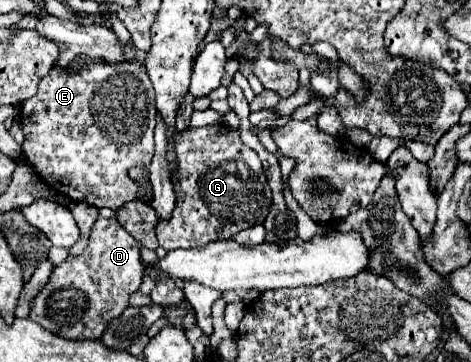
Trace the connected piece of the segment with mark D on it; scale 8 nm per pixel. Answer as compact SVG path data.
M99 218L81 256L67 258L53 268L51 280L31 302L29 318L69 340L99 340L107 324L129 306L129 296L139 290L143 274L139 242L117 220Z

